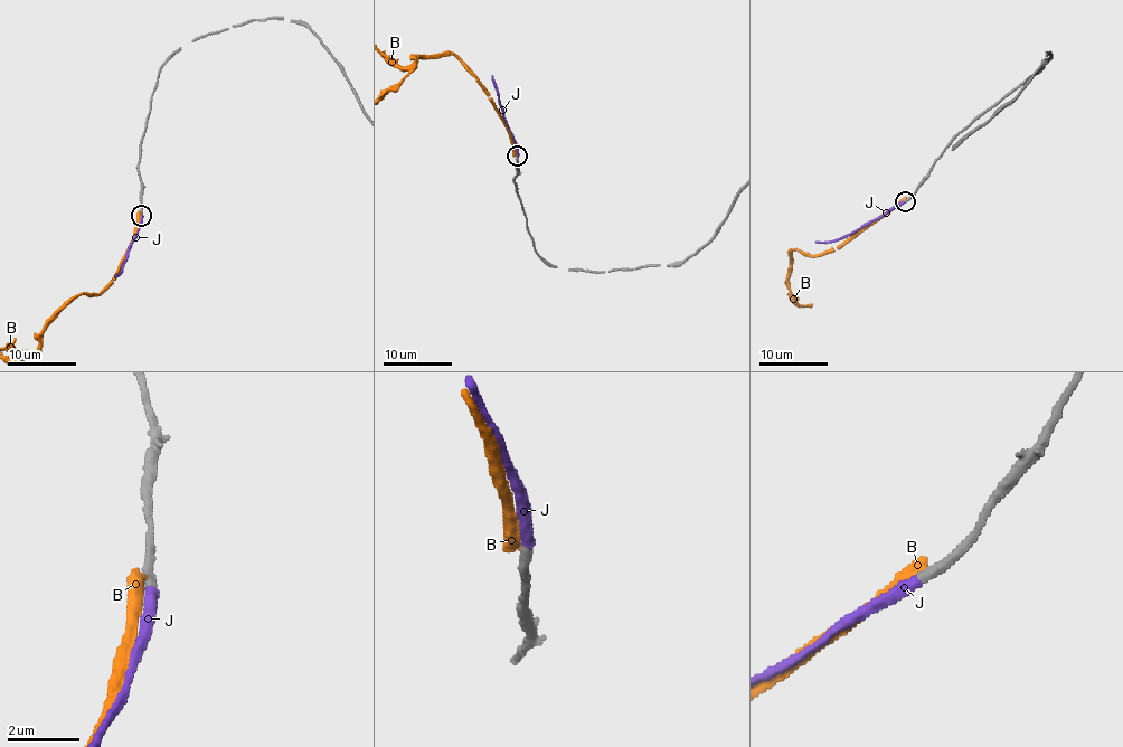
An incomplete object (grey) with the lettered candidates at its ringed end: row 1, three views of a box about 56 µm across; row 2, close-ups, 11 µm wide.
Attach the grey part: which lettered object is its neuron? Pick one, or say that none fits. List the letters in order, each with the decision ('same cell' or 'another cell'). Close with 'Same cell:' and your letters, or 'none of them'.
B: another cell
J: same cell
Same cell: J

